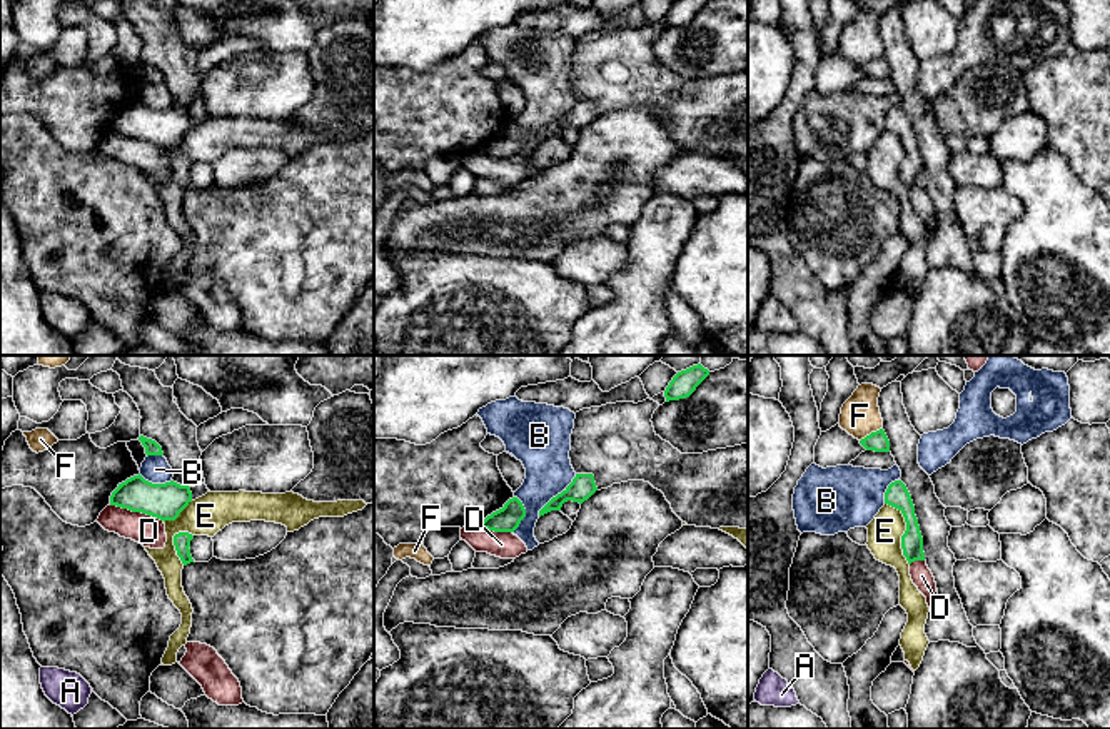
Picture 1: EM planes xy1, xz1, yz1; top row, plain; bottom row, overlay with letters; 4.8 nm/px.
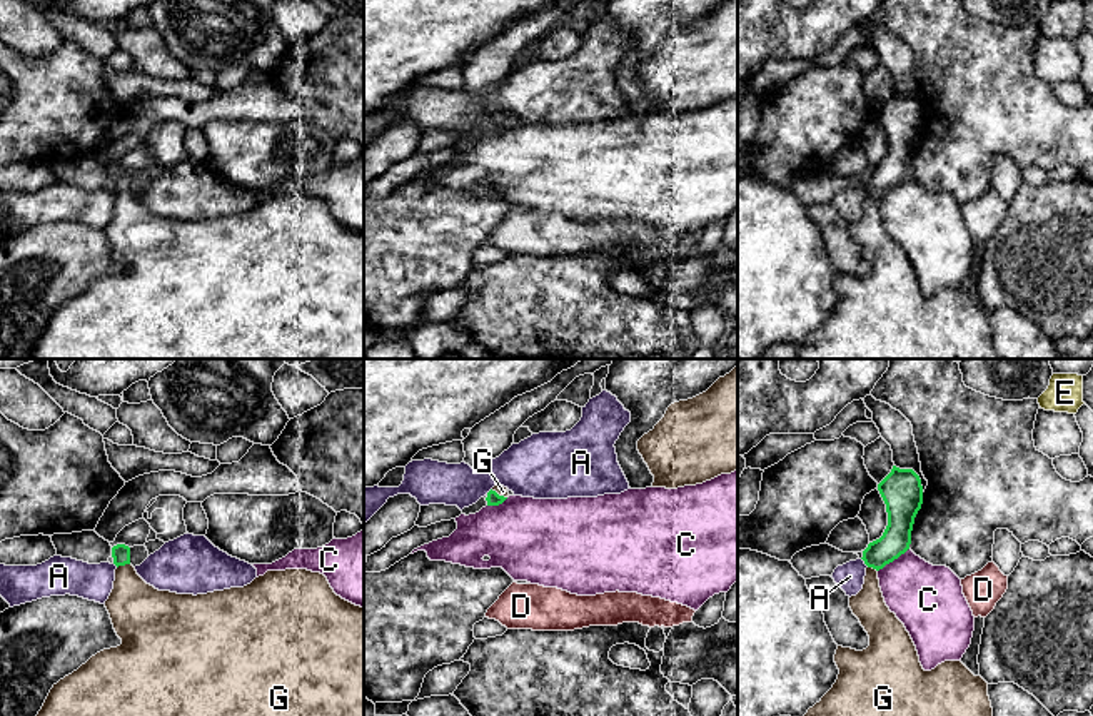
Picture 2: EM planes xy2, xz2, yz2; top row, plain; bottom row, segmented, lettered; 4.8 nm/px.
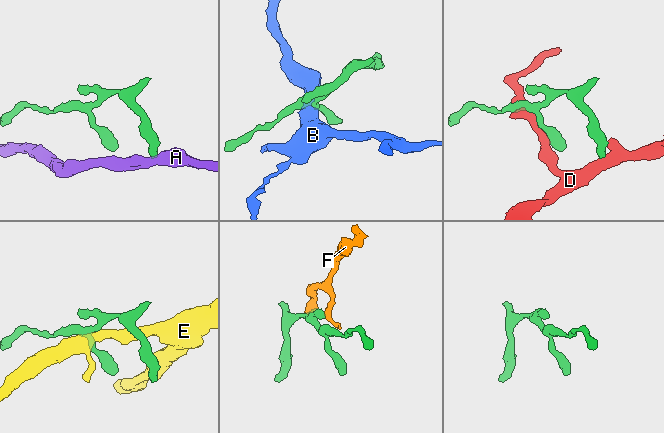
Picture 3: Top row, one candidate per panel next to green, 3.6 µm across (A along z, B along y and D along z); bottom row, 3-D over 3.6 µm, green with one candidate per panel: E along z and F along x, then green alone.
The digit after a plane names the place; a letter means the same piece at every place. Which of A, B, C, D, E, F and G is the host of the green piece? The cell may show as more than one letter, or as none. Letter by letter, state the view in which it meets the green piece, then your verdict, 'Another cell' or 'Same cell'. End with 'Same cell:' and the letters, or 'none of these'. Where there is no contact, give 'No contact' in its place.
A: Touches green in yz2. Another cell
B: Touches green in xz1. Another cell
C: Touches green in yz2. Another cell
D: Touches green in xy1. Another cell
E: Touches green in yz1. Another cell
F: Touches green in yz1. Another cell
G: Touches green in xy2. Same cell
Same cell: G

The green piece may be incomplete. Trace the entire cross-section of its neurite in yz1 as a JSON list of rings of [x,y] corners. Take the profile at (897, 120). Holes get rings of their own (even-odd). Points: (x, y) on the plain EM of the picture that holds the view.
[[[895,107],[888,112],[885,118],[885,130],[898,135],[905,143],[906,157],[901,162],[901,175],[908,190],[925,187],[923,163],[915,142],[915,132],[906,112],[901,107]]]

